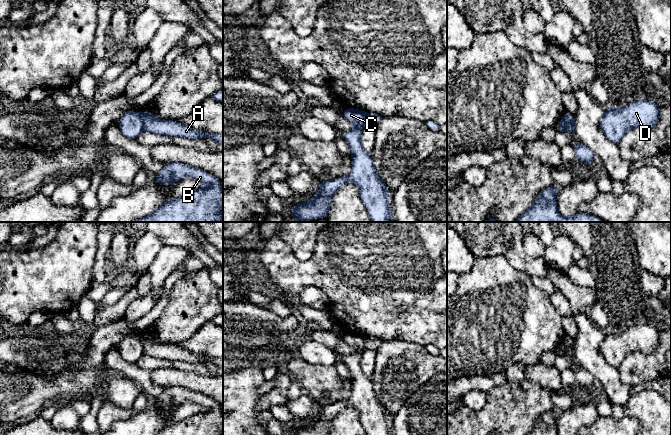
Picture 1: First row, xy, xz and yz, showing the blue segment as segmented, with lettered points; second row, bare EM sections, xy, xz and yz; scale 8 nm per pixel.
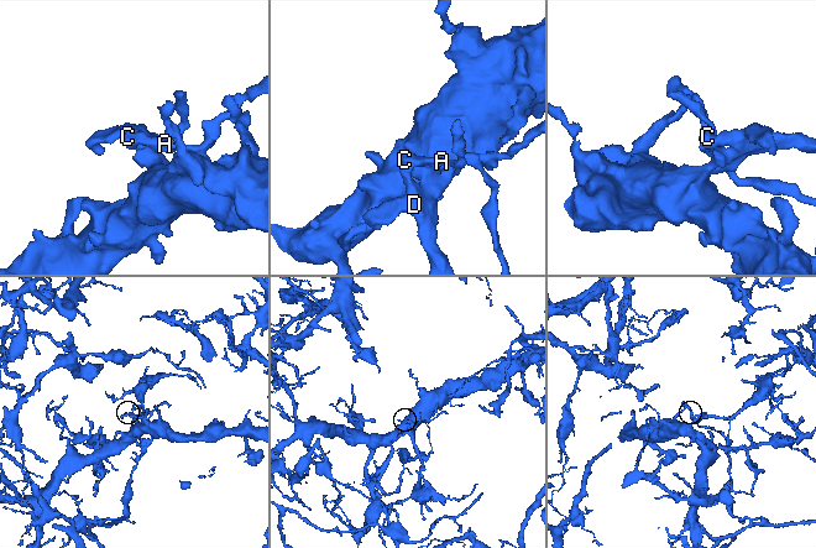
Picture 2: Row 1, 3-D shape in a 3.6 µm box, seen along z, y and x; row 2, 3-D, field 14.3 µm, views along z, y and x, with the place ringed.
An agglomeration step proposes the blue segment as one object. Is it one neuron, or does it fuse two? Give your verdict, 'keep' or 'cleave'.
cleave

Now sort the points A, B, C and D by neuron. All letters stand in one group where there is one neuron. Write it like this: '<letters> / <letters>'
A / B C D

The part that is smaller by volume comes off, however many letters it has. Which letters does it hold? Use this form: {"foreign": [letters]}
{"foreign": ["A"]}

